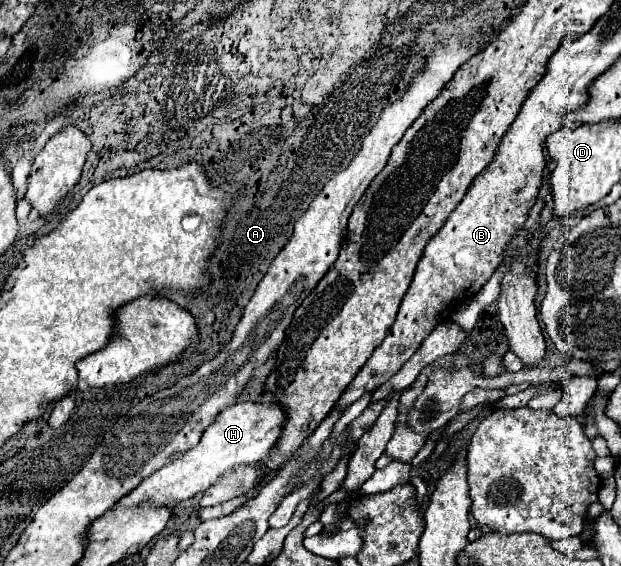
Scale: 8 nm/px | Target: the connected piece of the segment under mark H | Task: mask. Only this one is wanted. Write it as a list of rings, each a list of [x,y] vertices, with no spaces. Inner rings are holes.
[[[239,402],[233,404],[231,408],[225,408],[223,412],[217,414],[213,424],[209,424],[203,430],[203,436],[195,448],[189,448],[183,452],[183,456],[171,460],[163,468],[155,470],[151,476],[143,478],[141,484],[131,490],[125,498],[117,502],[121,508],[131,508],[131,506],[175,506],[187,498],[193,498],[199,492],[205,492],[217,476],[223,472],[231,470],[233,466],[255,466],[271,448],[275,446],[275,440],[281,436],[285,412],[277,404],[261,402]]]

